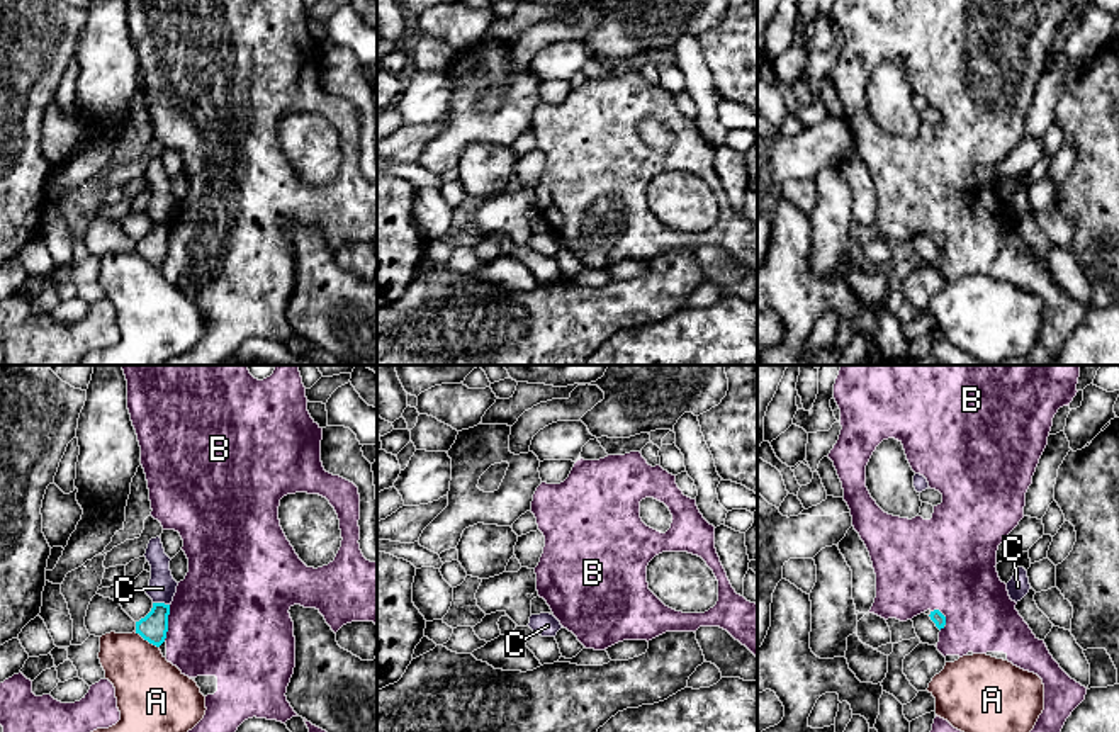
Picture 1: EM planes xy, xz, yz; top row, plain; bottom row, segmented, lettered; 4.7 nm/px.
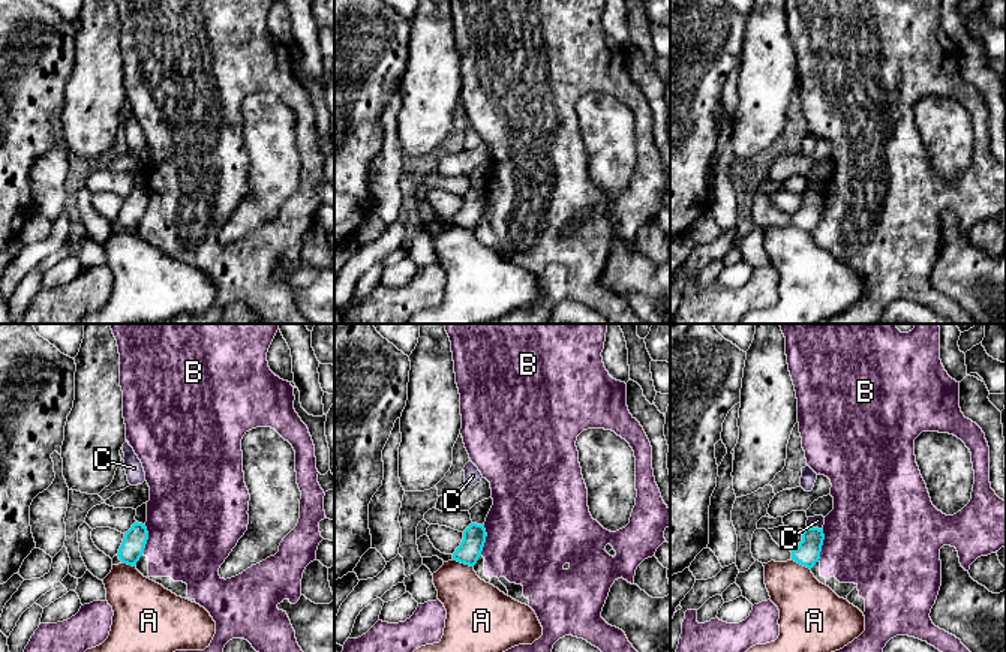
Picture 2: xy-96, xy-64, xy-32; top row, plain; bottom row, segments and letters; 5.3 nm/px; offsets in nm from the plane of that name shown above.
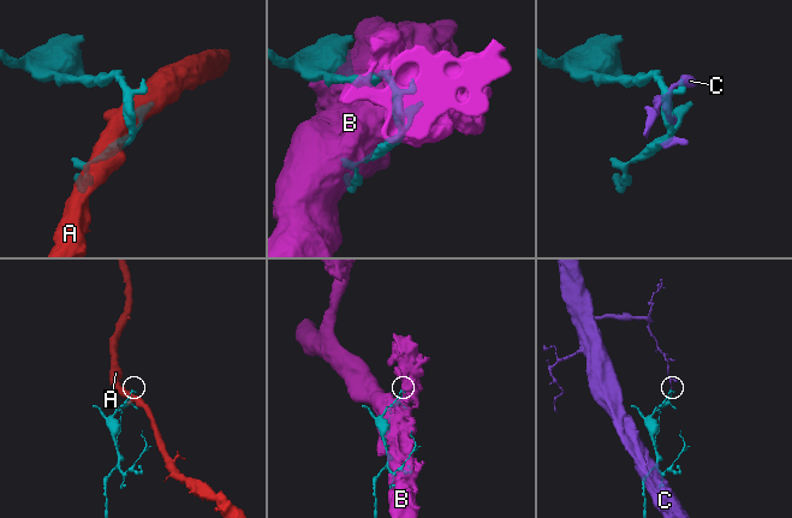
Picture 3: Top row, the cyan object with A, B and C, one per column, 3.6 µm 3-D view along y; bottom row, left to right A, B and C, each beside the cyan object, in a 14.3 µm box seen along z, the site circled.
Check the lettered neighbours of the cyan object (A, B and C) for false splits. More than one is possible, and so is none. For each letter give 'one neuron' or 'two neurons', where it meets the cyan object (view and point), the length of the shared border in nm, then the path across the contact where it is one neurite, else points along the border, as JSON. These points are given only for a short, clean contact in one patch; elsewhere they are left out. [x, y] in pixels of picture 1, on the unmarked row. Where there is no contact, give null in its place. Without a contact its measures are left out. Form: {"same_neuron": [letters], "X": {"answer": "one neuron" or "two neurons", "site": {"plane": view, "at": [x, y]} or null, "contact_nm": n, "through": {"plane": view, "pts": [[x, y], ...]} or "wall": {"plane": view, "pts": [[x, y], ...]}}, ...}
{"same_neuron": [], "A": {"answer": "two neurons", "site": {"plane": "xy", "at": [146, 259]}, "contact_nm": 140, "wall": {"plane": "xy", "pts": [[134, 252], [158, 267]]}}, "B": {"answer": "two neurons", "site": {"plane": "xy", "at": [167, 243]}, "contact_nm": 180}, "C": {"answer": "two neurons", "site": {"plane": "xy", "at": [162, 223]}, "contact_nm": 80, "wall": {"plane": "xy", "pts": [[153, 221], [168, 225]]}}}

